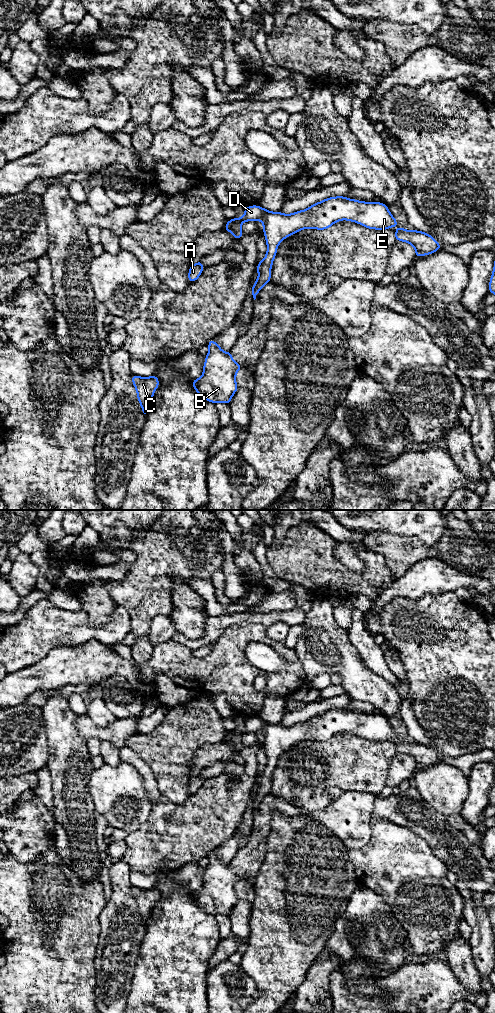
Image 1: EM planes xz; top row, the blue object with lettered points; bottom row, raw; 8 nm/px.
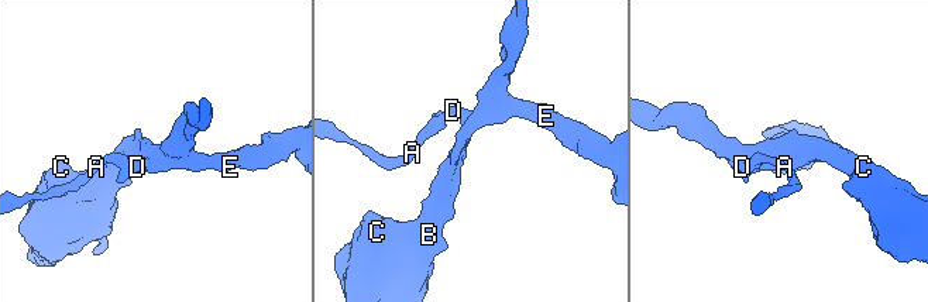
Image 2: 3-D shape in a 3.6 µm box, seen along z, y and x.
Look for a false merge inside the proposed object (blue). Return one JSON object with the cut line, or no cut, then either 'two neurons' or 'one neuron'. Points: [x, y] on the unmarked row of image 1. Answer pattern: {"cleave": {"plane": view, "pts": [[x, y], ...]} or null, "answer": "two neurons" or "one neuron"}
{"cleave": {"plane": "xz", "pts": [[228, 733], [240, 736]]}, "answer": "two neurons"}

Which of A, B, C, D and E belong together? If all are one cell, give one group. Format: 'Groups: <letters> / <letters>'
Groups: A / B C D E

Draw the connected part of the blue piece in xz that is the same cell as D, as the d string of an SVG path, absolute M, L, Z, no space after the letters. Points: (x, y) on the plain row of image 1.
M344 708L324 711L311 717L305 722L300 722L292 726L271 724L258 717L248 718L245 719L244 727L241 730L233 730L229 734L241 736L252 732L261 733L263 735L263 744L267 756L265 770L262 773L259 773L256 780L258 783L258 790L250 804L254 812L256 811L258 804L271 792L271 780L277 765L277 759L283 751L290 749L298 743L303 741L325 742L341 732L352 733L368 741L376 742L386 742L390 741L392 738L398 737L397 732L390 725L385 715L358 713L356 711L349 711Z

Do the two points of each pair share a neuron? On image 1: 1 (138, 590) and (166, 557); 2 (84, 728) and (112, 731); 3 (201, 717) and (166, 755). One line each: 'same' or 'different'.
1: same
2: same
3: same

